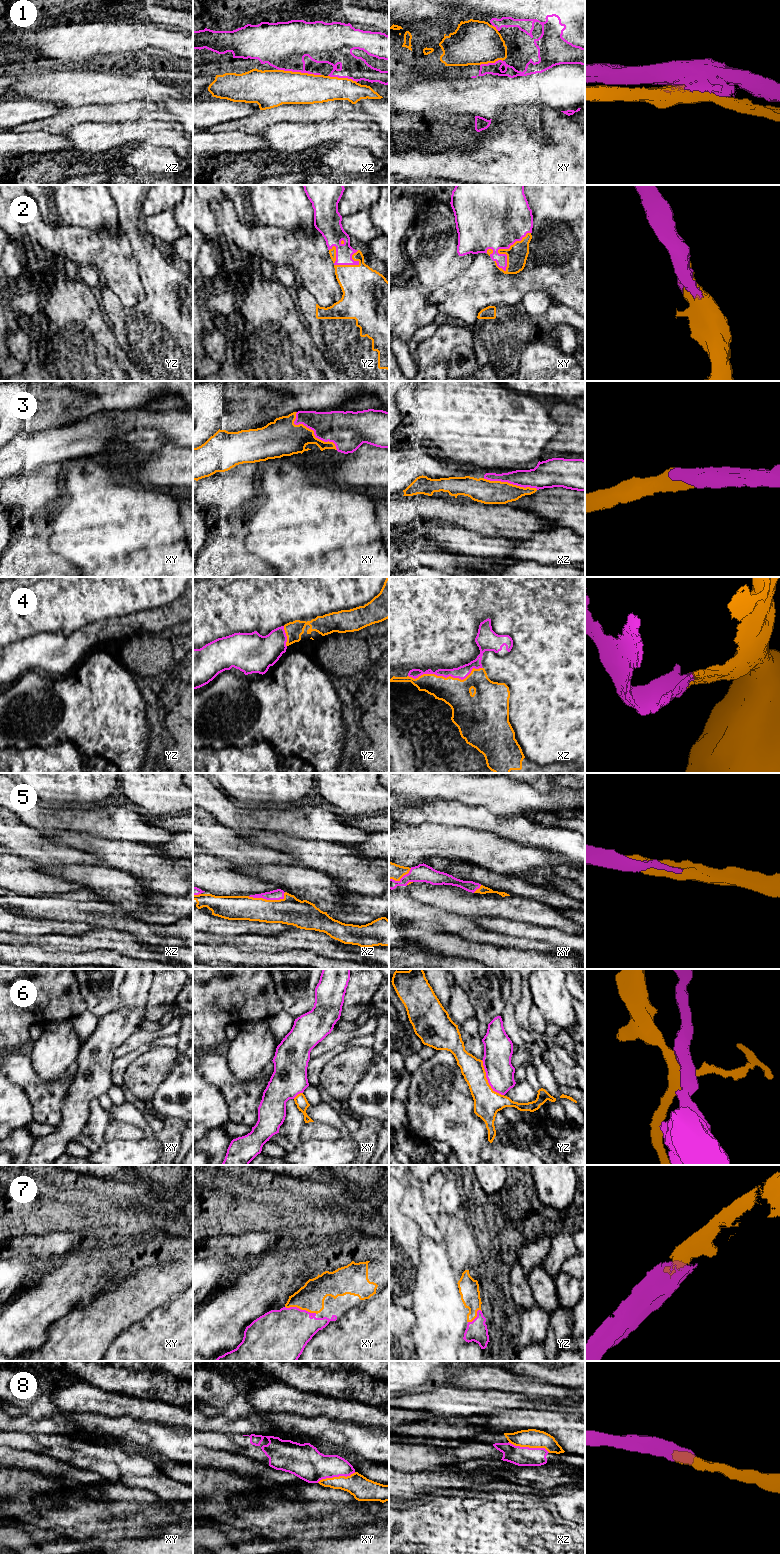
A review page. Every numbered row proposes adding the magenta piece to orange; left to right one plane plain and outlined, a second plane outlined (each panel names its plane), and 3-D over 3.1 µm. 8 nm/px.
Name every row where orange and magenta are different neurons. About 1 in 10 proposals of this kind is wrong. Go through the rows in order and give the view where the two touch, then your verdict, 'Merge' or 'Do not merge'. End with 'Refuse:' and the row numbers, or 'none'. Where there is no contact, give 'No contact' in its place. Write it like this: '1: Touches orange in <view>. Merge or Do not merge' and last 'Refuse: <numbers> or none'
1: Touches orange in xz. Do not merge
2: Touches orange in xy. Merge
3: Touches orange in xy. Merge
4: Touches orange in xz. Merge
5: Touches orange in xz. Merge
6: Touches orange in yz. Do not merge
7: Touches orange in xy. Merge
8: Touches orange in xz. Merge
Refuse: 1, 6

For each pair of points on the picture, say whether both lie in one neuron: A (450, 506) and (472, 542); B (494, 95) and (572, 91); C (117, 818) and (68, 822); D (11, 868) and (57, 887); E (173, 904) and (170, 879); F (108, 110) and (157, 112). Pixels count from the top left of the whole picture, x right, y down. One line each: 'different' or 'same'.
A: different
B: same
C: same
D: same
E: different
F: same

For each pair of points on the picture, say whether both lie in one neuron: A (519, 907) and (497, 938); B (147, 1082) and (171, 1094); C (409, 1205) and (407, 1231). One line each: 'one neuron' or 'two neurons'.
A: two neurons
B: two neurons
C: two neurons

